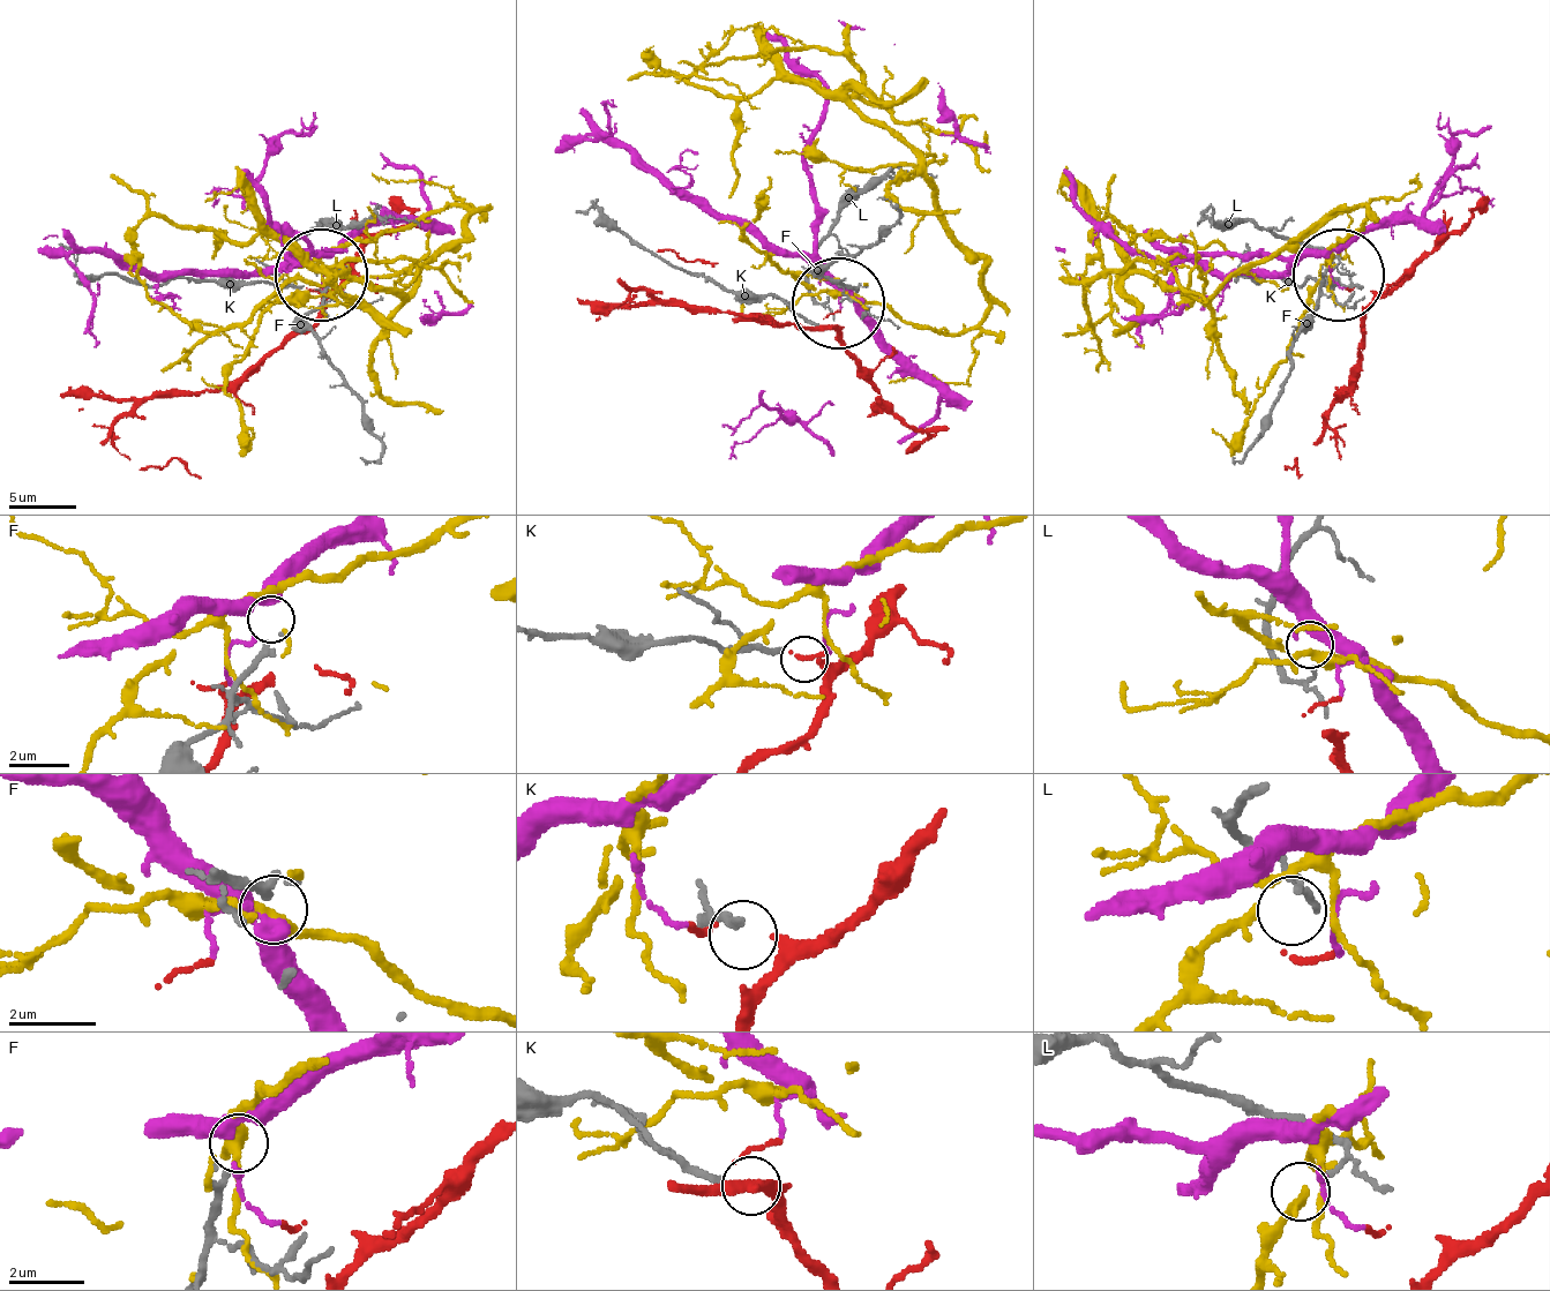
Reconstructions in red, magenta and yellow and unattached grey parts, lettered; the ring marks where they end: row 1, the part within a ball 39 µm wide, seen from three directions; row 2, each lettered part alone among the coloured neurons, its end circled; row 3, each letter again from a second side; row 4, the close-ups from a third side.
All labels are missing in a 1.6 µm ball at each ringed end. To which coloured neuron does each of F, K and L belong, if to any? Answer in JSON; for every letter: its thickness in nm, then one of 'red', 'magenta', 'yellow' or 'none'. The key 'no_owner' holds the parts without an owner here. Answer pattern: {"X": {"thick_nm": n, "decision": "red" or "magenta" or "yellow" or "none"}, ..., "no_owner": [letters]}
{"F": {"thick_nm": 240, "decision": "magenta"}, "K": {"thick_nm": 170, "decision": "red"}, "L": {"thick_nm": 80, "decision": "none"}, "no_owner": ["L"]}

